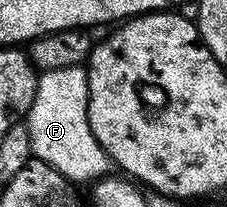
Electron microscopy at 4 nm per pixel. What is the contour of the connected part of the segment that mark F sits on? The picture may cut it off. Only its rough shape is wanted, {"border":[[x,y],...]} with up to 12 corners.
{"border":[[85,67],[41,73],[33,159],[75,185],[107,175]]}

